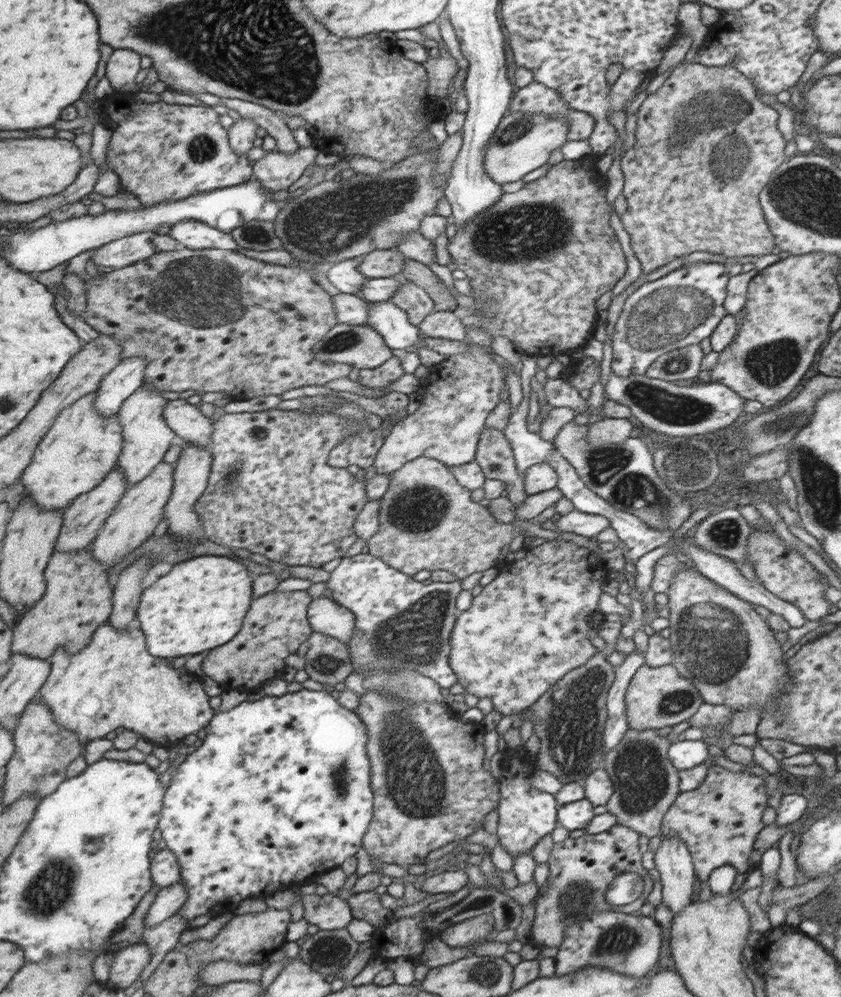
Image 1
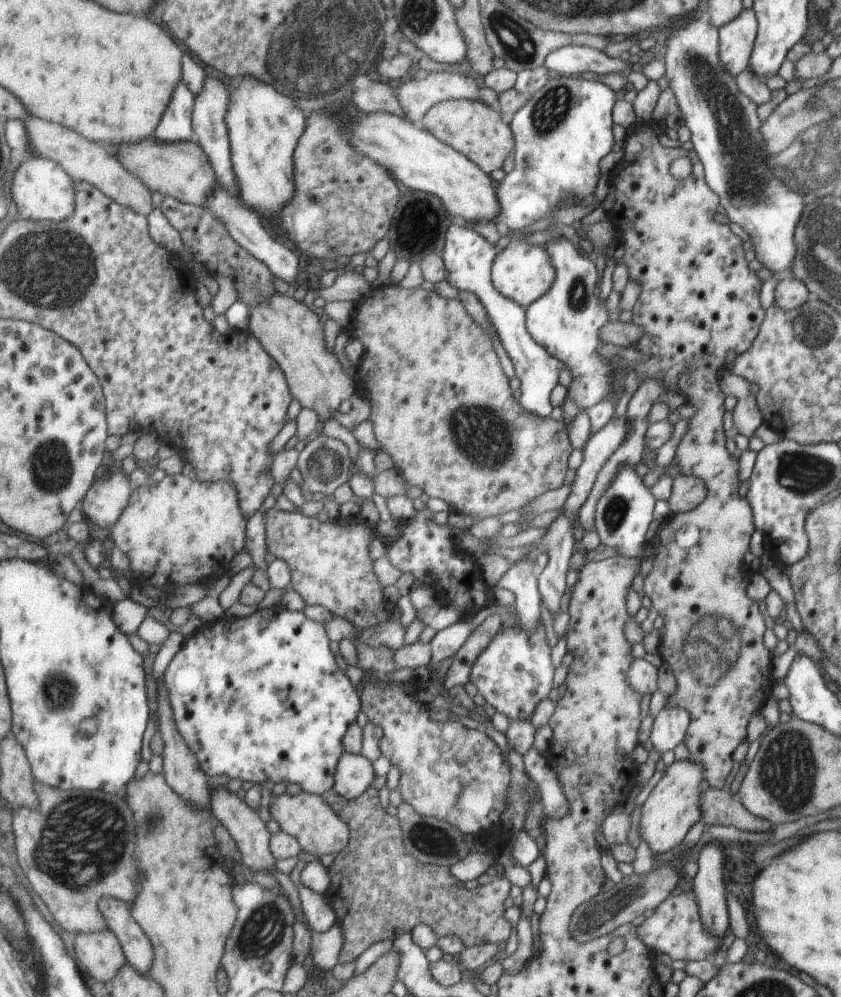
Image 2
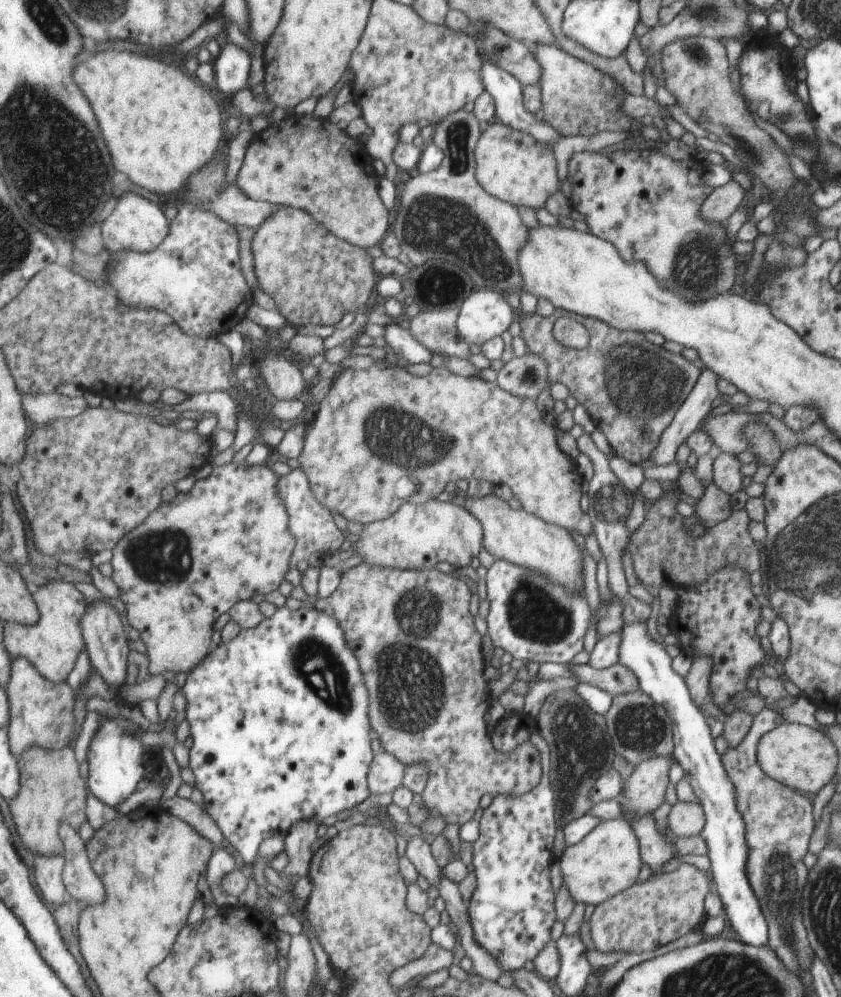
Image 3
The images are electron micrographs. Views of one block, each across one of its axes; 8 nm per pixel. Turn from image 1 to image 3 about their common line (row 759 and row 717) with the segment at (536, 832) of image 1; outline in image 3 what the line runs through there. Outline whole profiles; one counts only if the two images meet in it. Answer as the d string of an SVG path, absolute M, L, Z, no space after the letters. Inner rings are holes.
M523 712L506 713L493 728L493 746L501 752L509 753L523 742L531 742L540 752L540 767L543 771L540 781L527 794L519 796L494 796L487 808L482 810L478 821L478 835L472 842L471 864L475 875L475 888L467 904L468 917L475 942L501 964L503 970L519 970L525 962L535 960L540 950L548 944L549 930L553 924L553 892L549 888L549 862L551 862L551 846L555 836L555 798L549 782L549 750L543 738L537 734L533 724L525 724L533 720Z

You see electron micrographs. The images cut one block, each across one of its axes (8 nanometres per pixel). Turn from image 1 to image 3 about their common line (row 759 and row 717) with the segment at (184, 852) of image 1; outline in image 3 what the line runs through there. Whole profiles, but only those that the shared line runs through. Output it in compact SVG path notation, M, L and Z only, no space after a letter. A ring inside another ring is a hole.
M305 604L297 610L291 610L289 606L278 608L273 618L264 618L253 628L243 628L235 638L220 642L197 667L187 673L187 679L181 687L185 694L186 708L185 719L190 726L192 747L190 748L189 766L193 769L196 778L196 787L204 798L206 811L215 819L219 828L223 831L226 842L229 842L242 856L248 867L253 865L260 846L268 838L277 835L286 835L293 825L304 820L323 820L353 808L355 804L363 802L370 792L367 792L365 774L367 766L371 762L371 736L369 736L369 724L367 724L367 692L363 686L361 668L357 668L355 656L349 652L344 627L337 618L324 611L310 608Z

